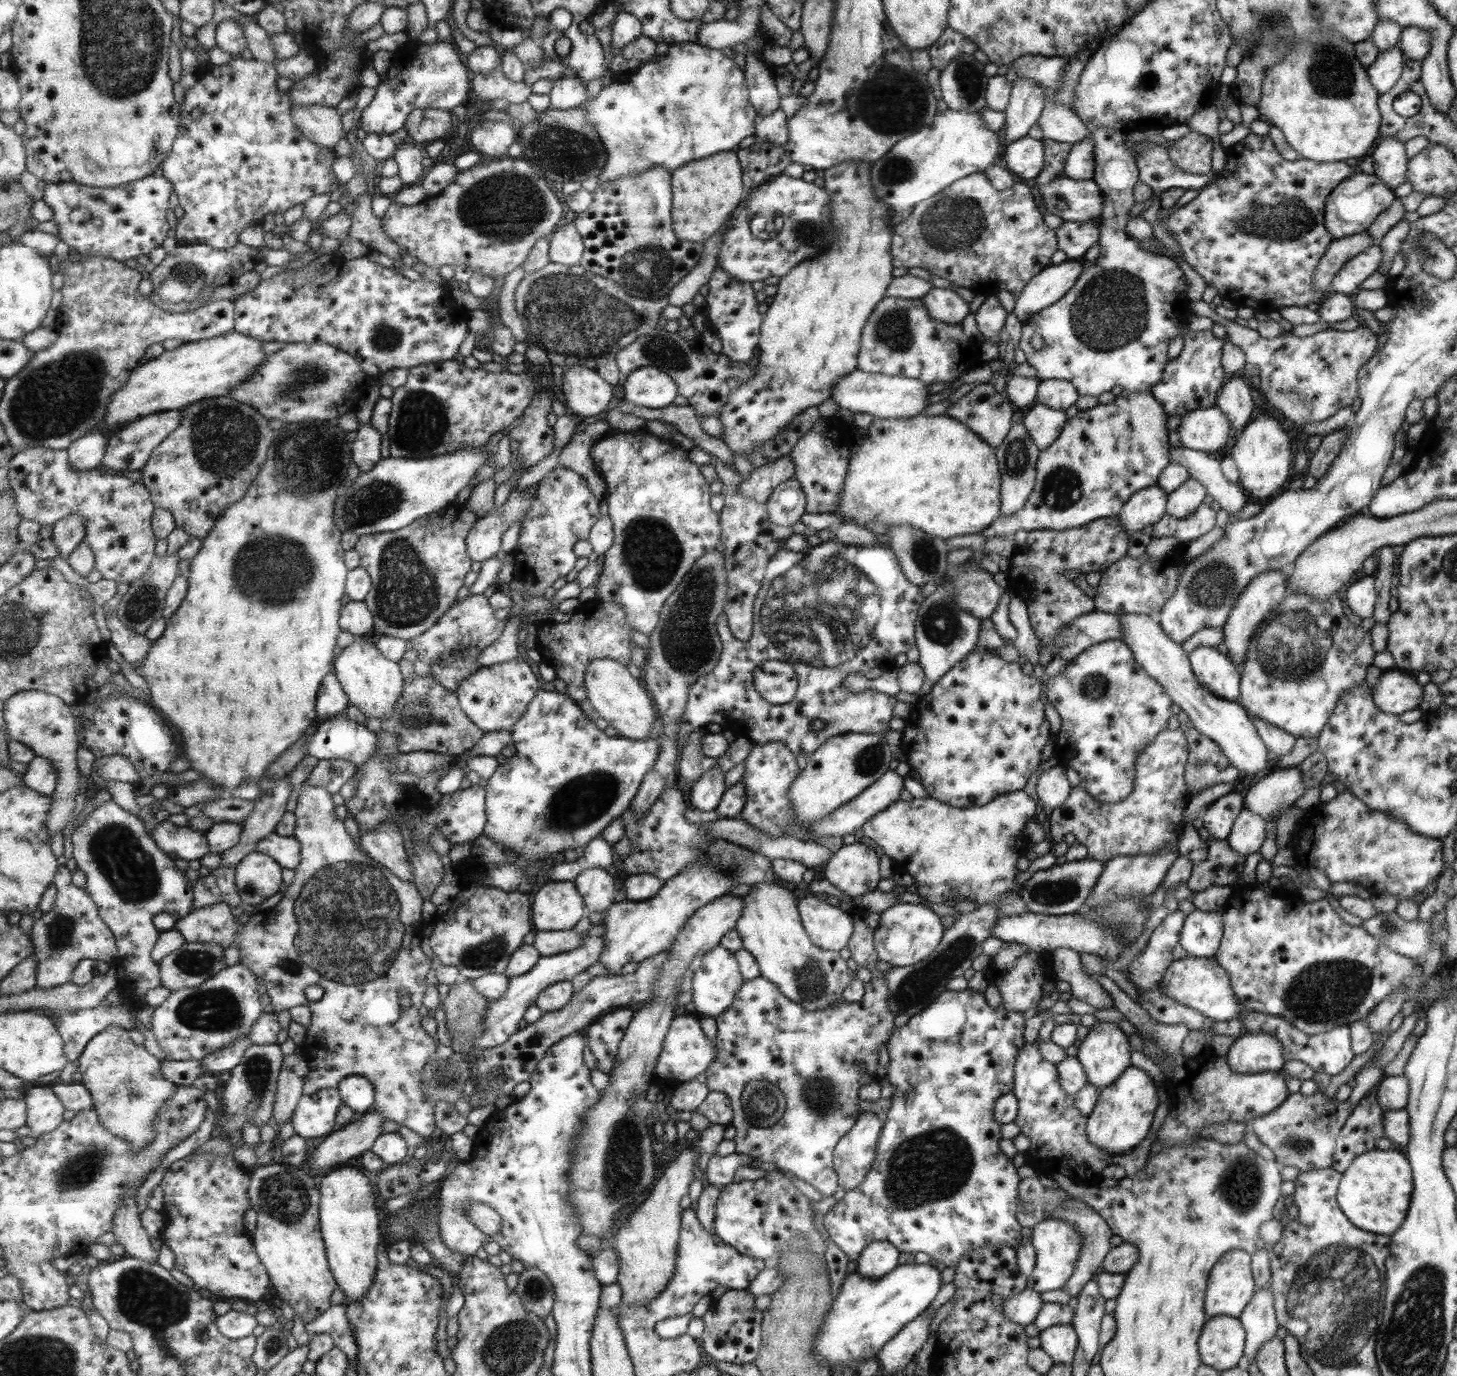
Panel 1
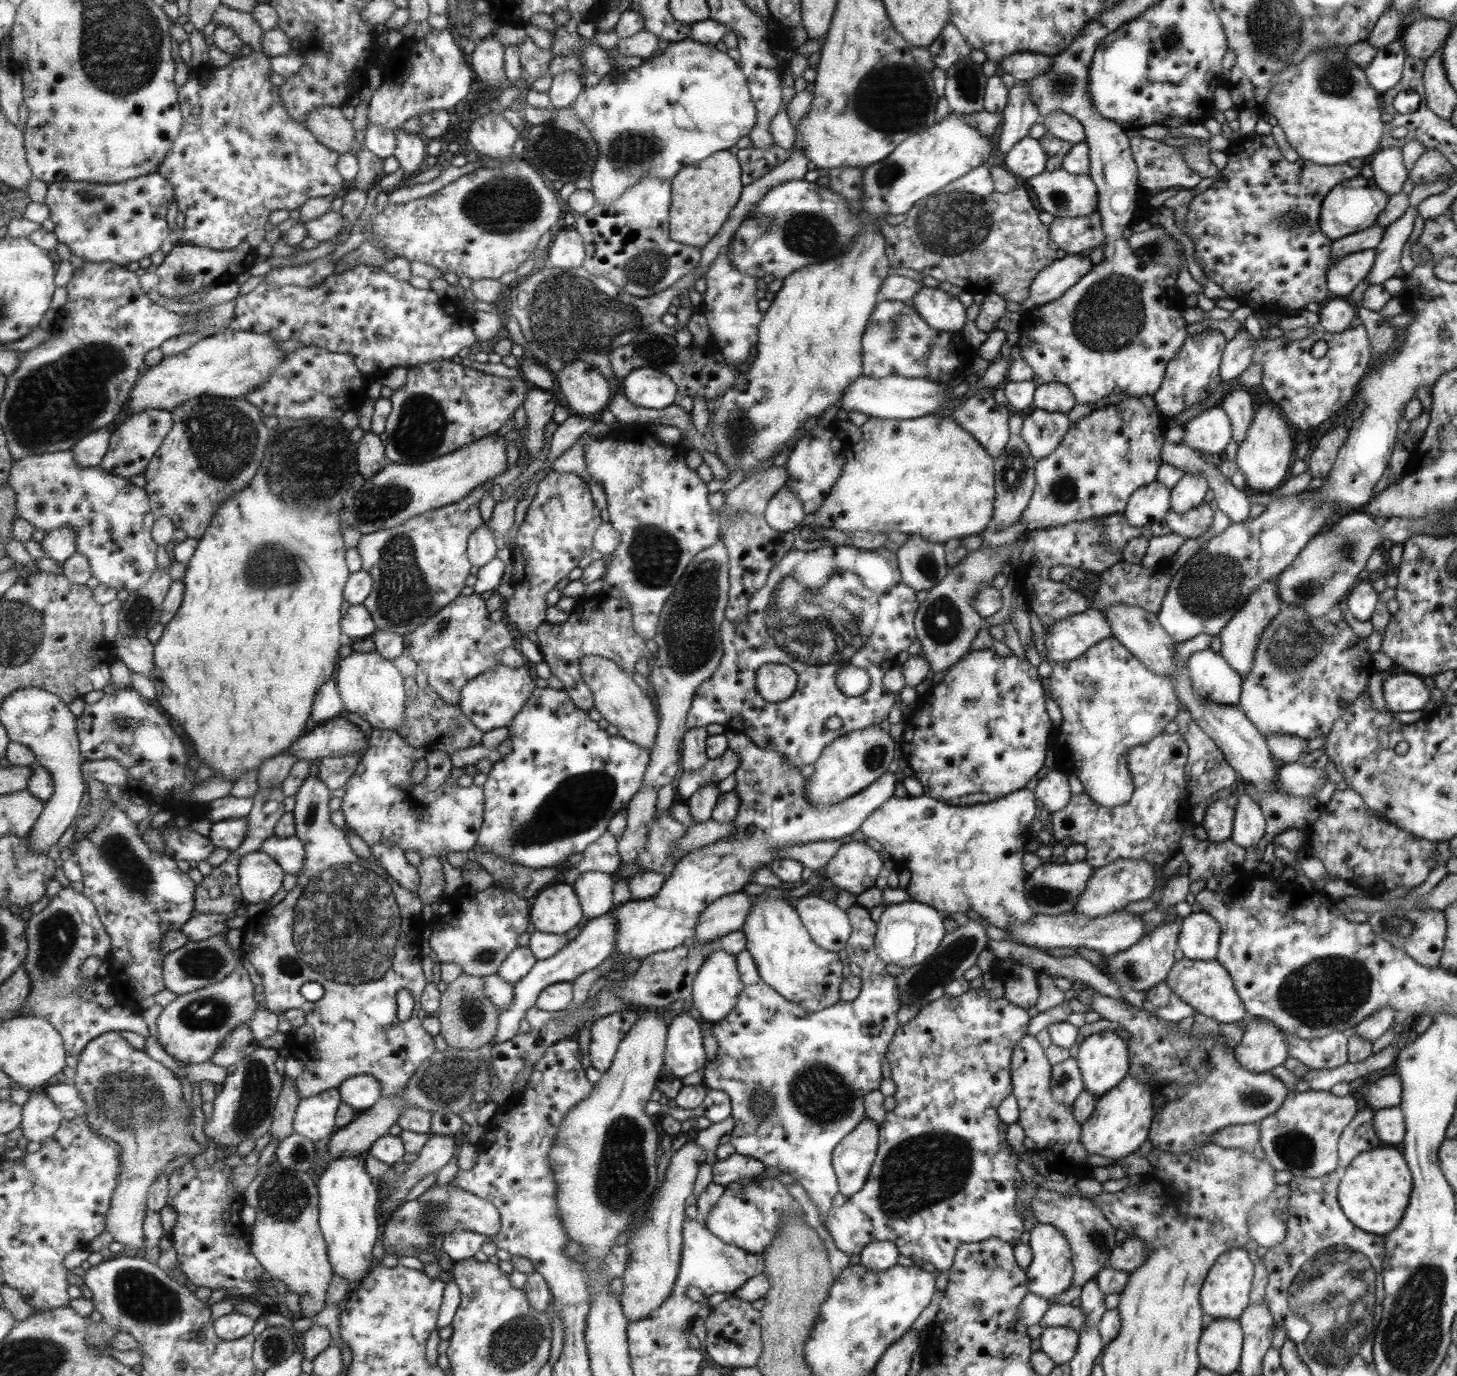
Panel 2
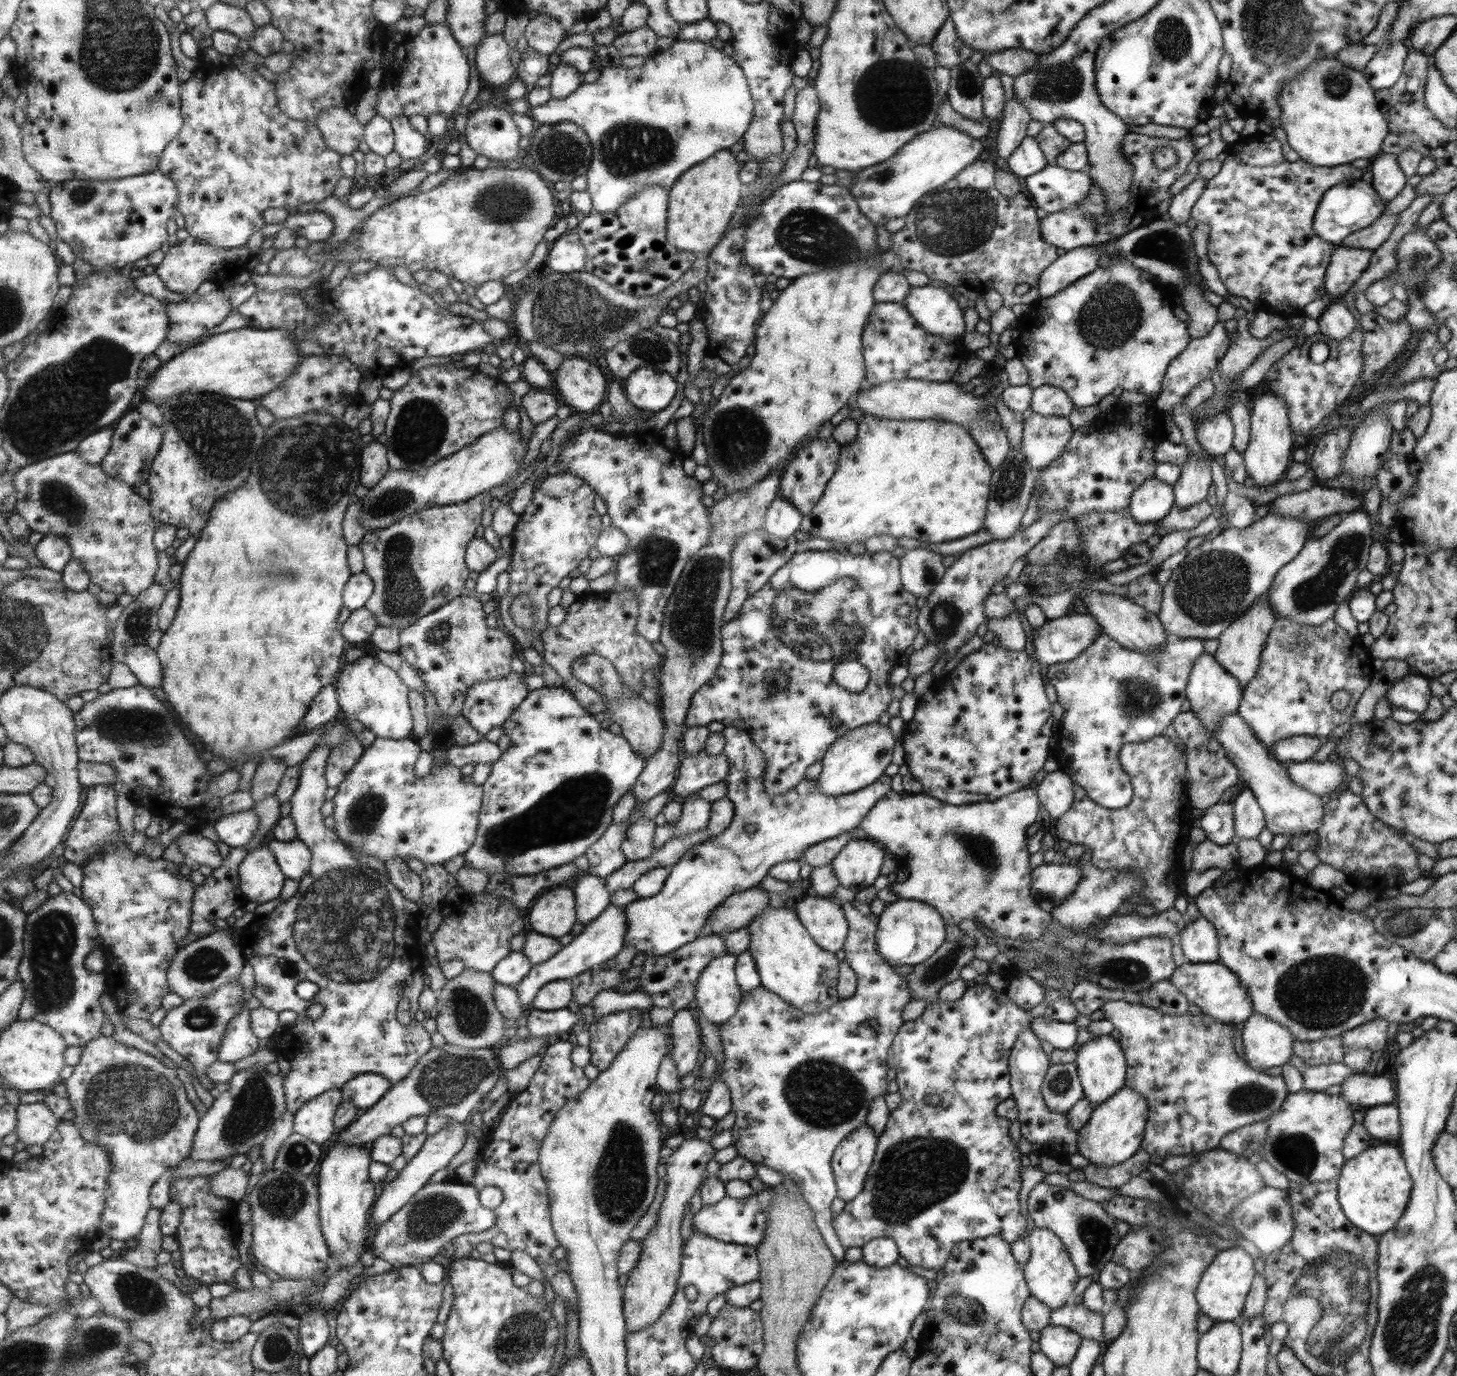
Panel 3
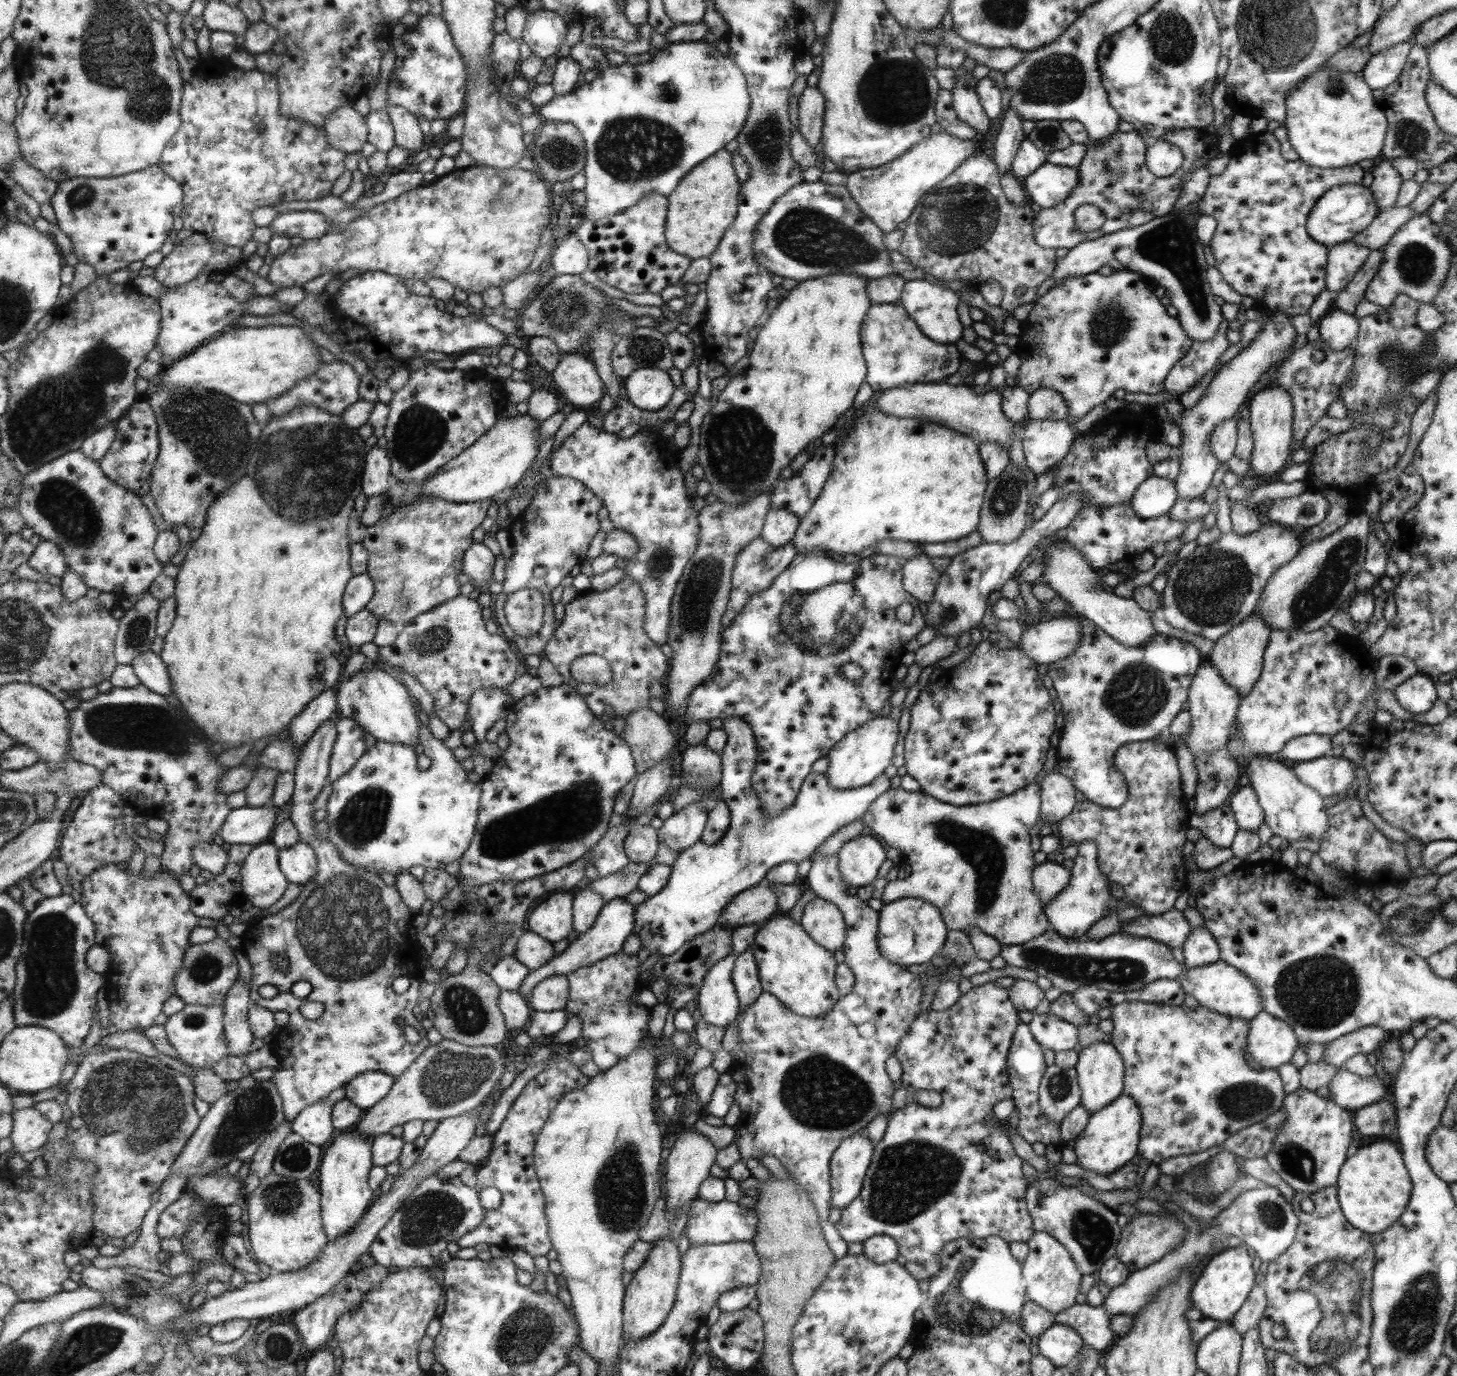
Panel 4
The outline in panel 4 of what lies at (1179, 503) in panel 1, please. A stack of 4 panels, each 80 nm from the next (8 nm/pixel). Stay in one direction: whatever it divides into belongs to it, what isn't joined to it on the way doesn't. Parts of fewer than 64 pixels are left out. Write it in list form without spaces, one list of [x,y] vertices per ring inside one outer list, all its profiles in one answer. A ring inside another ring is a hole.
[[[1272,311],[1265,313],[1264,324],[1255,337],[1249,341],[1233,358],[1229,359],[1212,376],[1203,394],[1191,408],[1181,410],[1179,420],[1173,422],[1180,428],[1181,442],[1178,456],[1178,477],[1173,481],[1178,498],[1201,498],[1209,486],[1215,484],[1222,465],[1210,448],[1210,434],[1214,428],[1229,419],[1235,418],[1239,406],[1243,404],[1247,392],[1253,388],[1257,378],[1263,374],[1286,348],[1292,348],[1295,330],[1291,326],[1289,315]]]

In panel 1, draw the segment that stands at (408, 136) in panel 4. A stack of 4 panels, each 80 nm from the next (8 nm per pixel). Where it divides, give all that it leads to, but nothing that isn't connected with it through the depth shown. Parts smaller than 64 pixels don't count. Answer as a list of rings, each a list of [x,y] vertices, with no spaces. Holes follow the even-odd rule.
[[[417,141],[399,143],[394,157],[400,166],[398,176],[403,186],[419,184],[423,180],[427,171],[427,168],[423,166],[426,155]]]

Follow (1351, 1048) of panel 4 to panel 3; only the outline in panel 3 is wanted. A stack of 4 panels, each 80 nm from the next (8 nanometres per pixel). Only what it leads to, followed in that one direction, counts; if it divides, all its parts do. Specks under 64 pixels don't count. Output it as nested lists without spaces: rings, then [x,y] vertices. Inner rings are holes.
[[[1376,1018],[1340,1034],[1338,1037],[1342,1042],[1342,1054],[1344,1055],[1350,1048],[1355,1050],[1368,1048],[1376,1056],[1382,1052],[1387,1043],[1385,1037],[1387,1025],[1388,1023],[1382,1018]]]

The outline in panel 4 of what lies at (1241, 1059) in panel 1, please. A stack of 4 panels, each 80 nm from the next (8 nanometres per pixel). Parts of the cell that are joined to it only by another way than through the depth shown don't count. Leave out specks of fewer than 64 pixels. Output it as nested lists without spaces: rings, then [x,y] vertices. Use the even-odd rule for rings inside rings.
[[[1262,1012],[1248,1021],[1246,1049],[1263,1069],[1290,1063],[1298,1045],[1294,1029],[1282,1019]]]

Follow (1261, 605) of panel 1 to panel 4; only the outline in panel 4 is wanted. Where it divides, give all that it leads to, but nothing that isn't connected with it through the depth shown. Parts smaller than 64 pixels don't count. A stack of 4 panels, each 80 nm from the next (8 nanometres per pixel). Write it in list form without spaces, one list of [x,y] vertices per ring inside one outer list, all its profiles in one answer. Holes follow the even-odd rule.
[[[1252,613],[1245,621],[1241,621],[1229,633],[1223,634],[1212,644],[1209,652],[1210,665],[1217,667],[1218,674],[1233,686],[1235,692],[1241,697],[1250,693],[1261,676],[1262,656],[1265,653],[1270,632],[1270,627],[1263,621],[1262,615]]]

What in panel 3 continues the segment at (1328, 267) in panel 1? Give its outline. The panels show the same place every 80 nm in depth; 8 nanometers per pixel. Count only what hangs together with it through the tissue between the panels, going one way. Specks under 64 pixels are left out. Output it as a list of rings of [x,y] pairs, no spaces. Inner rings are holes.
[[[1382,213],[1369,226],[1346,237],[1339,246],[1345,246],[1345,248],[1365,248],[1371,251],[1376,250],[1380,244],[1384,243],[1388,234],[1393,230],[1397,219],[1398,214],[1388,215],[1387,213]]]

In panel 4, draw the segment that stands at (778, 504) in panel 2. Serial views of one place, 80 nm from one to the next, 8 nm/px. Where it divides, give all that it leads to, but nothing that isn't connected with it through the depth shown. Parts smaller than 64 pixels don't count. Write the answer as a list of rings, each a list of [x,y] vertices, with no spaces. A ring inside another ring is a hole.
[[[770,508],[760,536],[771,546],[783,546],[793,538],[798,524],[799,520],[785,508]]]

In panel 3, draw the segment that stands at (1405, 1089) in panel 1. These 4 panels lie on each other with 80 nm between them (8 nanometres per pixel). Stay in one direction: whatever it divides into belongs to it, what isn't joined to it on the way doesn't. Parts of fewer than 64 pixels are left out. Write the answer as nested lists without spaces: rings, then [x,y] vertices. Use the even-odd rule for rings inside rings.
[[[1366,1071],[1345,1078],[1339,1084],[1338,1096],[1352,1108],[1360,1111],[1366,1107],[1393,1102],[1395,1090],[1389,1078]]]

